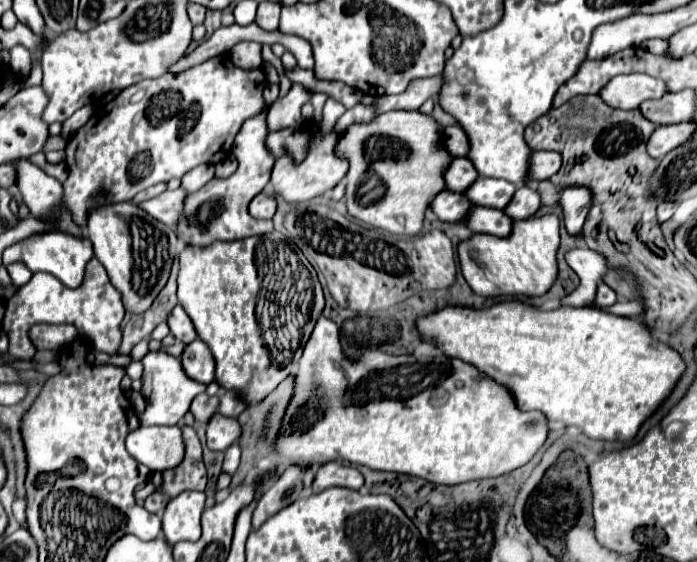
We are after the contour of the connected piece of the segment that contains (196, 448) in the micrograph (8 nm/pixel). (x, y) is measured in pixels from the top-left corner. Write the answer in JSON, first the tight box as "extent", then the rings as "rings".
{"extent":[163,425,207,497],"rings":[[[183,425],[181,431],[185,441],[185,457],[177,467],[163,471],[163,491],[171,497],[183,491],[205,491],[205,485],[207,485],[201,441],[197,439],[197,433],[193,427]]]}

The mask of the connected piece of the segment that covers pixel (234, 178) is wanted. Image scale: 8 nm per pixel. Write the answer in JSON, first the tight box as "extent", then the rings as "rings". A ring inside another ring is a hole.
{"extent":[175,107,275,245],"rings":[[[265,107],[259,115],[247,119],[235,137],[233,143],[233,155],[239,161],[239,169],[225,179],[214,177],[212,180],[199,189],[197,193],[189,195],[189,201],[185,201],[185,219],[181,225],[175,229],[179,237],[187,245],[211,245],[213,241],[237,241],[253,235],[265,235],[273,231],[273,221],[259,221],[253,219],[247,211],[251,199],[259,195],[264,187],[269,183],[269,175],[275,163],[273,153],[267,147],[267,109]]]}

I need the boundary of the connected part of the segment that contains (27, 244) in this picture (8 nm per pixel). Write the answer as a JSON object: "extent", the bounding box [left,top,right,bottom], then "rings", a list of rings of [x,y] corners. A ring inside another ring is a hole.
{"extent":[3,231,93,287],"rings":[[[43,231],[43,233],[35,233],[15,245],[7,247],[3,251],[3,265],[11,265],[11,263],[21,261],[31,269],[31,273],[45,271],[45,273],[55,275],[65,285],[77,287],[77,285],[81,285],[85,265],[91,257],[93,257],[93,247],[91,247],[89,239],[77,239],[77,237],[65,235],[61,231]]]}

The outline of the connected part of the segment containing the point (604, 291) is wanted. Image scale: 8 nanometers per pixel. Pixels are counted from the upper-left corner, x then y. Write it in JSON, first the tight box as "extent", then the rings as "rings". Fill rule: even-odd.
{"extent":[593,283,615,309],"rings":[[[599,283],[597,287],[597,295],[595,295],[595,301],[593,301],[593,309],[605,309],[605,307],[611,307],[615,303],[615,291],[611,287],[607,287],[605,283]]]}

